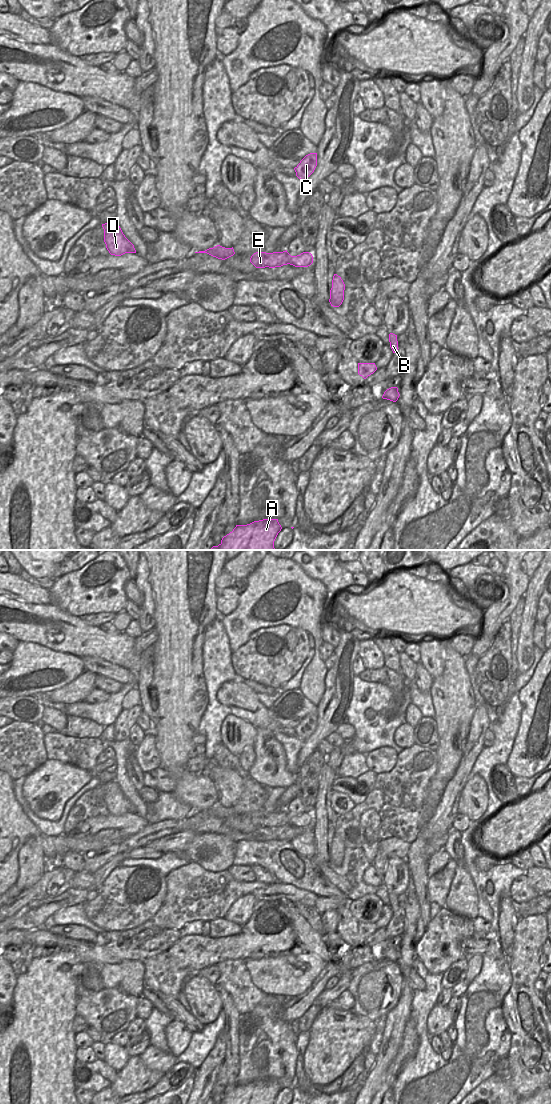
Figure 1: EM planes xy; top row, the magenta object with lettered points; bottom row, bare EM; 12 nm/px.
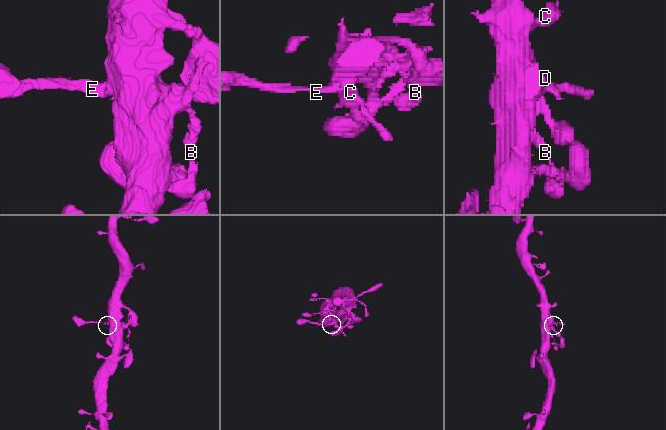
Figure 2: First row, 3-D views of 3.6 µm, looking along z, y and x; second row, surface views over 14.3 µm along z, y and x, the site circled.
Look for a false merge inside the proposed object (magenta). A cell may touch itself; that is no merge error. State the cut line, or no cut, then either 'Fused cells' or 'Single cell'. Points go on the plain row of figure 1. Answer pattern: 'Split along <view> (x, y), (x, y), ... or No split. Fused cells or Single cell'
No split. Single cell

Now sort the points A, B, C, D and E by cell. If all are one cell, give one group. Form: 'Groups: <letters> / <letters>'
Groups: A B C D E

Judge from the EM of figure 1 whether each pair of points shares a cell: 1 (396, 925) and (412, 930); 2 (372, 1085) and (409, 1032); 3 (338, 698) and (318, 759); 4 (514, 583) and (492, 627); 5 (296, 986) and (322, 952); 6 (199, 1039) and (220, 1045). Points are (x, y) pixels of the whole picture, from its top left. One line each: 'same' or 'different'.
1: different
2: different
3: different
4: same
5: different
6: different

